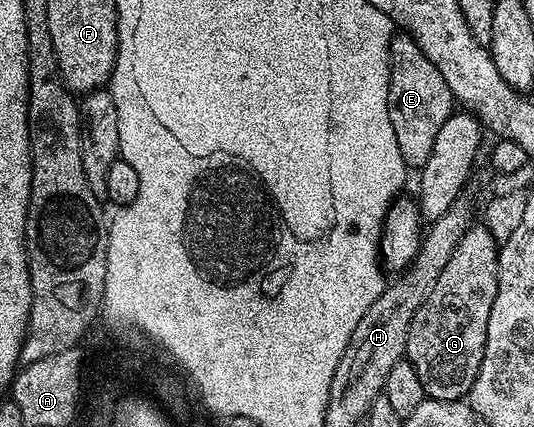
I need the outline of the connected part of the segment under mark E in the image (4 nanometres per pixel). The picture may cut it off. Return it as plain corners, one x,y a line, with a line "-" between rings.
405,34
395,35
390,44
390,81
388,82
388,118
392,118
392,130
396,130
396,146
400,146
400,158
404,158
407,169
420,170
428,162
428,154
432,154
432,146
436,142
436,134
440,134
440,126
450,113
455,111
456,101
452,90
448,90
448,82
432,62
428,62
428,54
420,50
420,46
412,37

